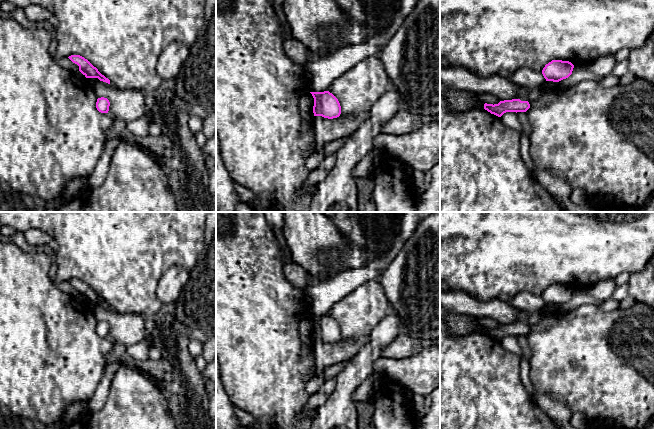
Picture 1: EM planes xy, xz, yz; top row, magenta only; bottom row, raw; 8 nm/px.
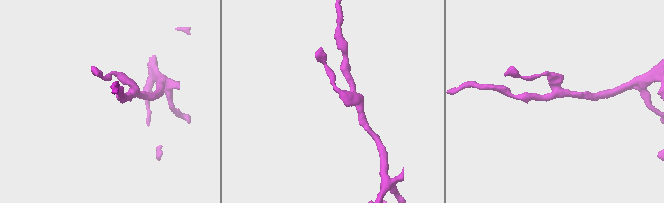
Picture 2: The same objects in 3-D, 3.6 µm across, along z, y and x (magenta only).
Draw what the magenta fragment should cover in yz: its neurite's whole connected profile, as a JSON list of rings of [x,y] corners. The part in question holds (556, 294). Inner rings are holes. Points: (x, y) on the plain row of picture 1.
[[[552,284],[542,294],[546,305],[559,306],[568,302],[573,295],[574,289],[569,285]]]

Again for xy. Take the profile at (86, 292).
[[[71,279],[68,281],[73,287],[79,290],[79,295],[86,302],[98,302],[100,305],[110,308],[110,304],[102,299],[87,283],[80,279]]]

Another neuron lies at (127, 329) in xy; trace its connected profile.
[[[103,305],[94,308],[98,322],[107,322],[109,335],[114,342],[127,347],[145,340],[145,318],[135,313],[119,313]]]

